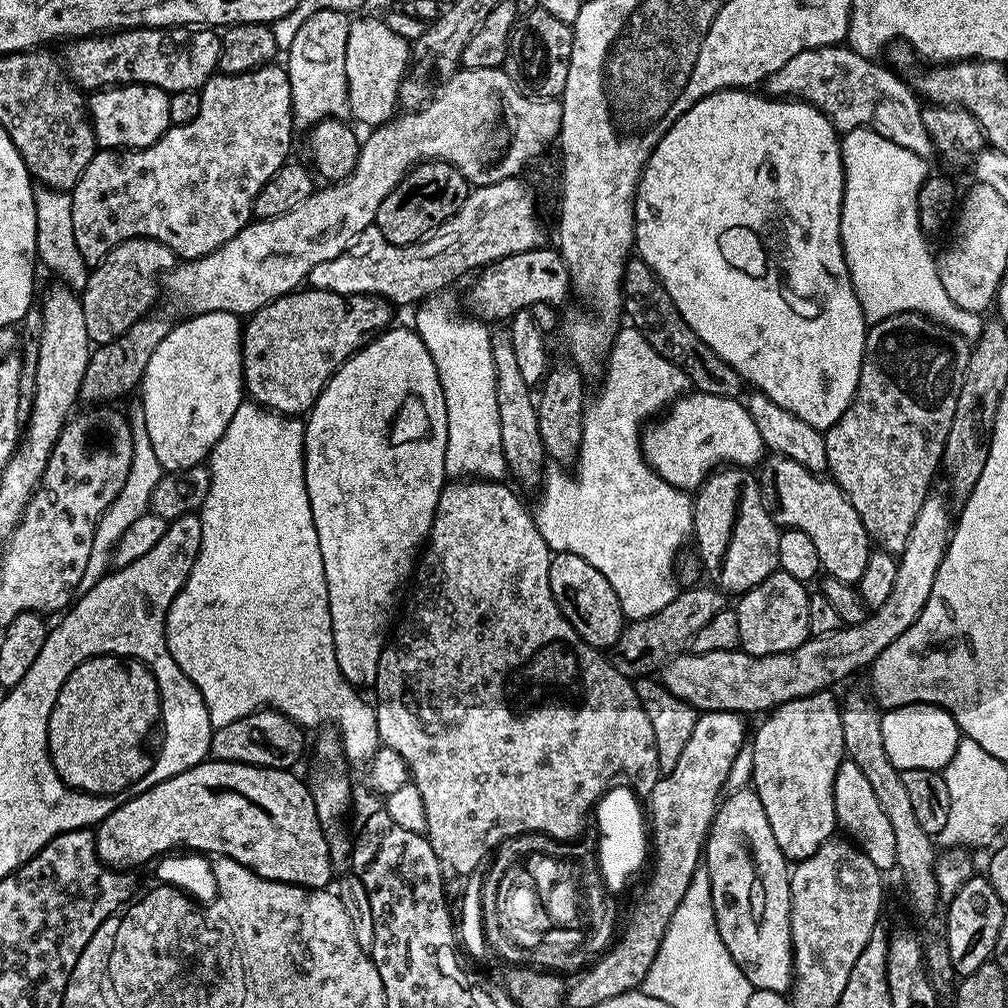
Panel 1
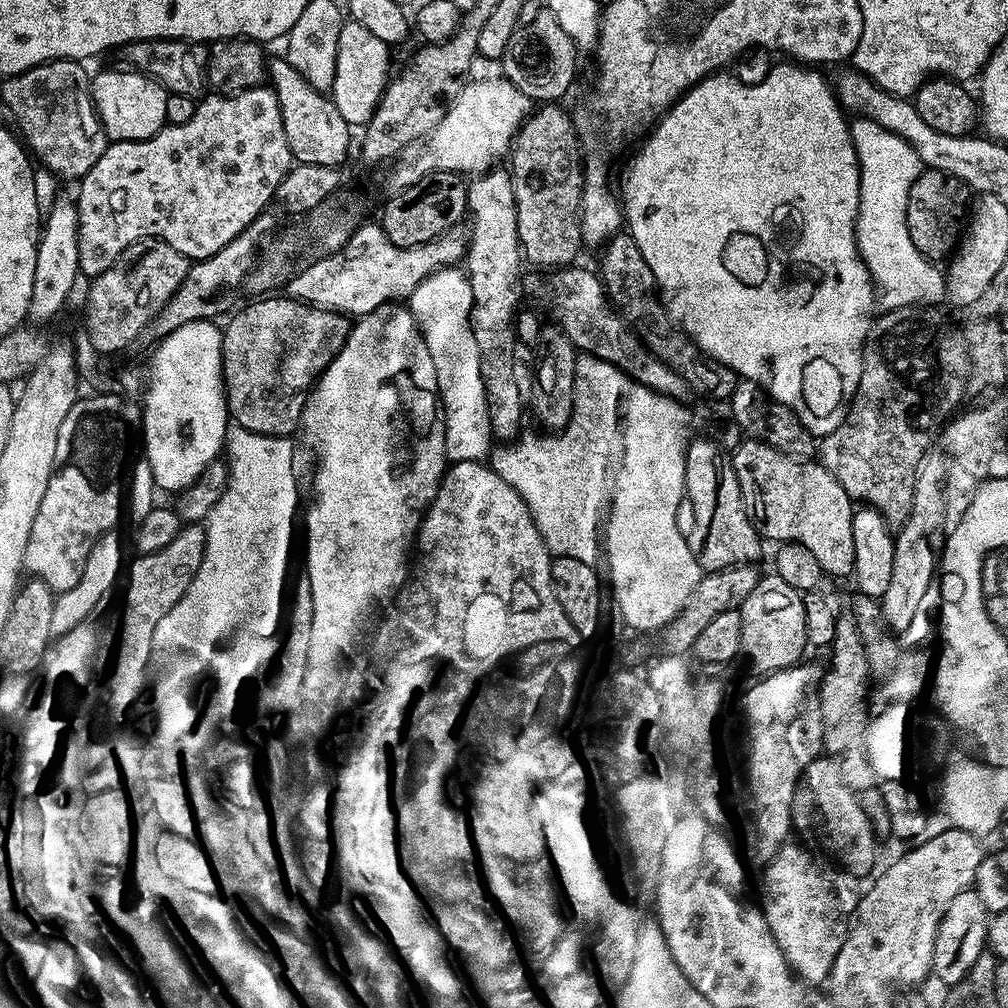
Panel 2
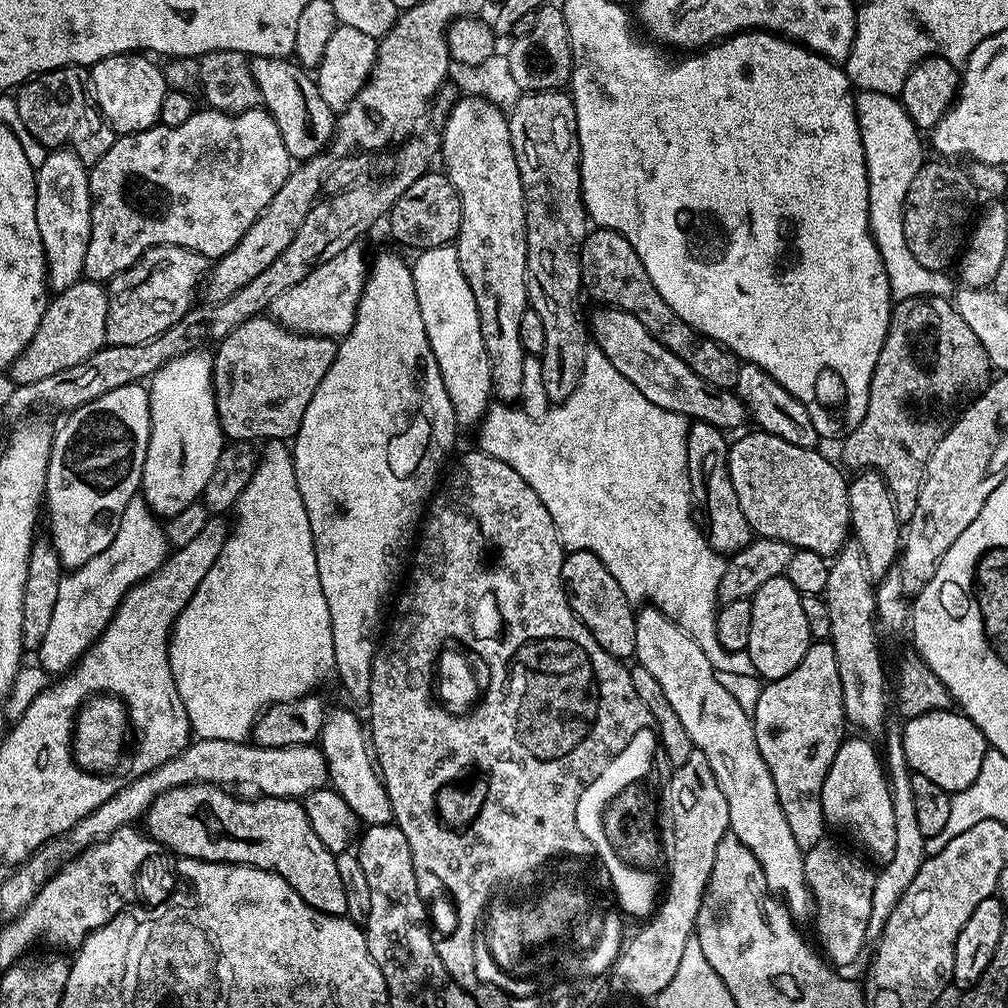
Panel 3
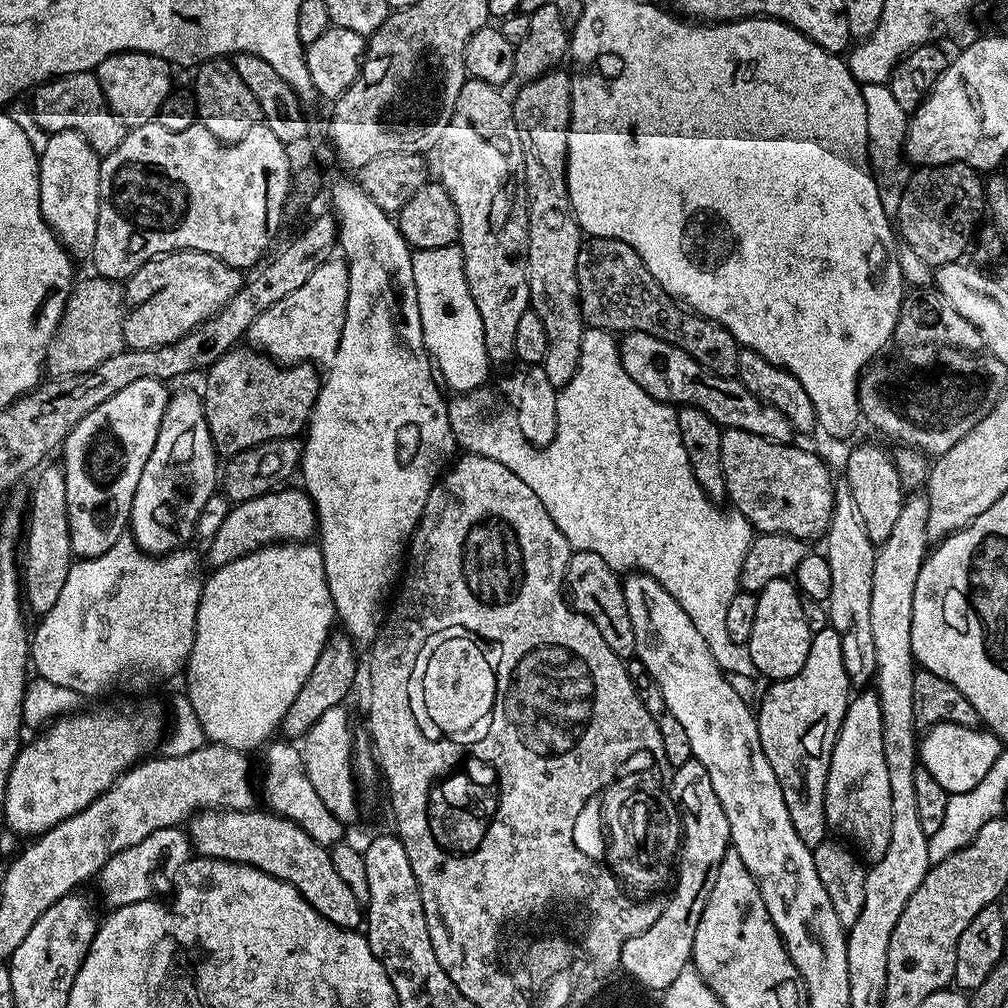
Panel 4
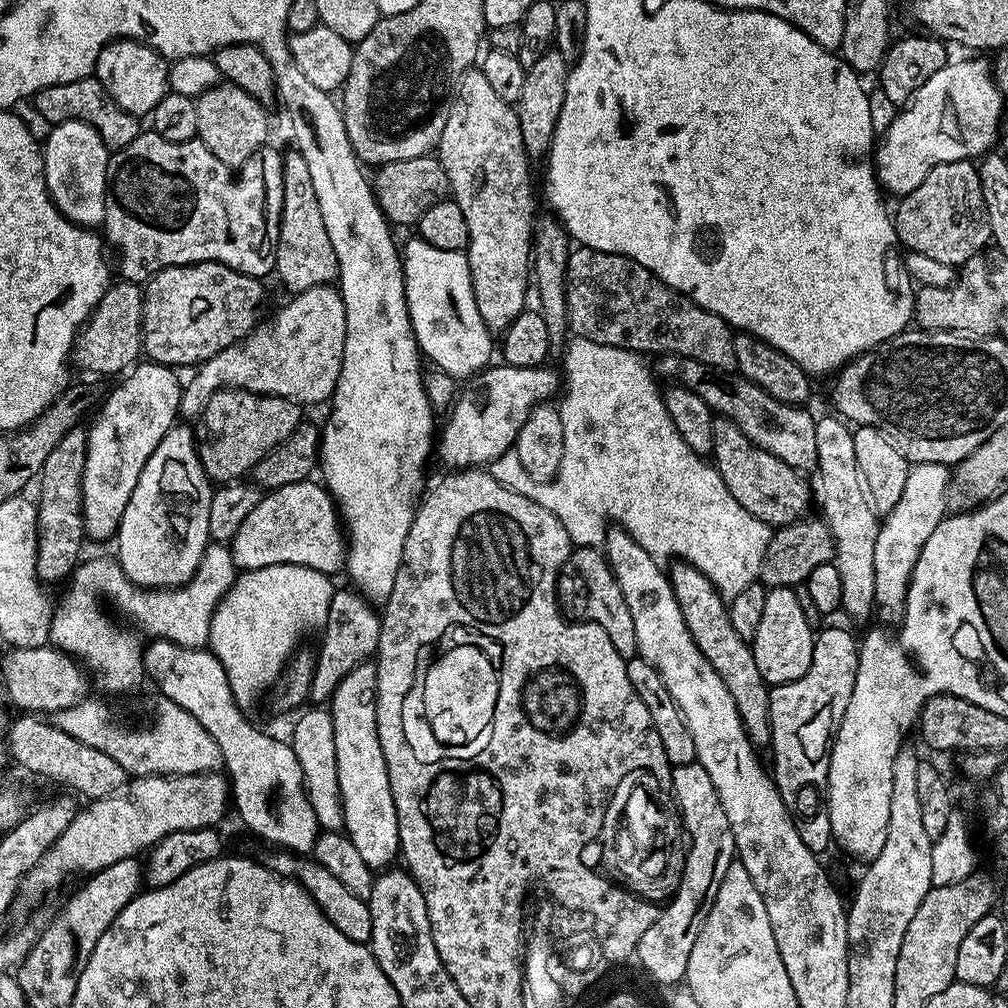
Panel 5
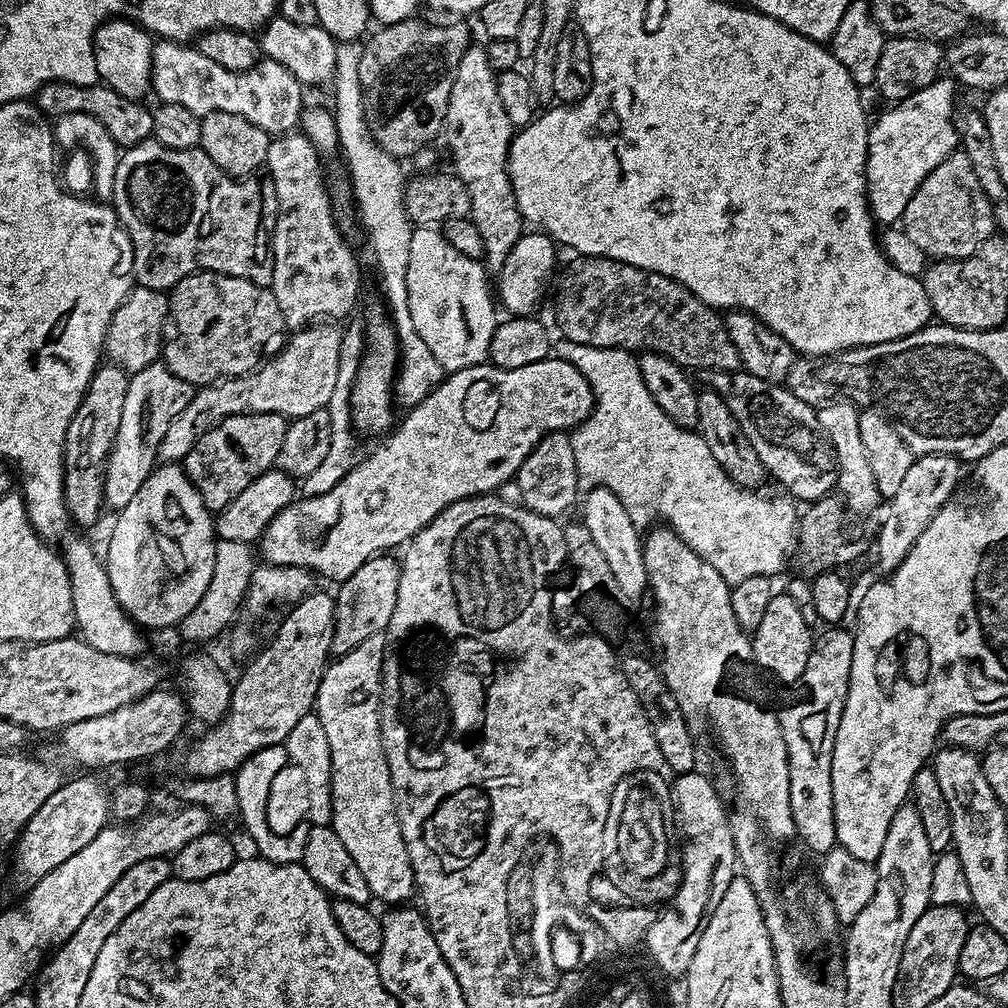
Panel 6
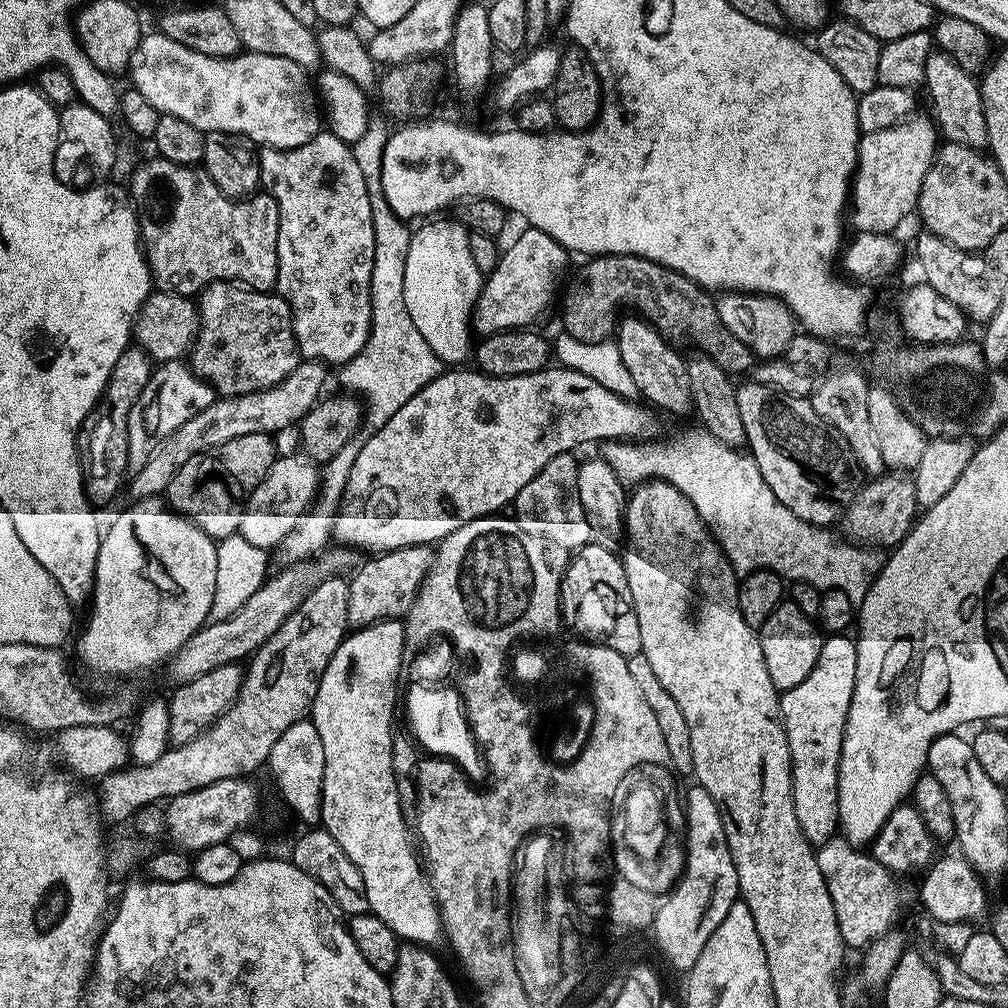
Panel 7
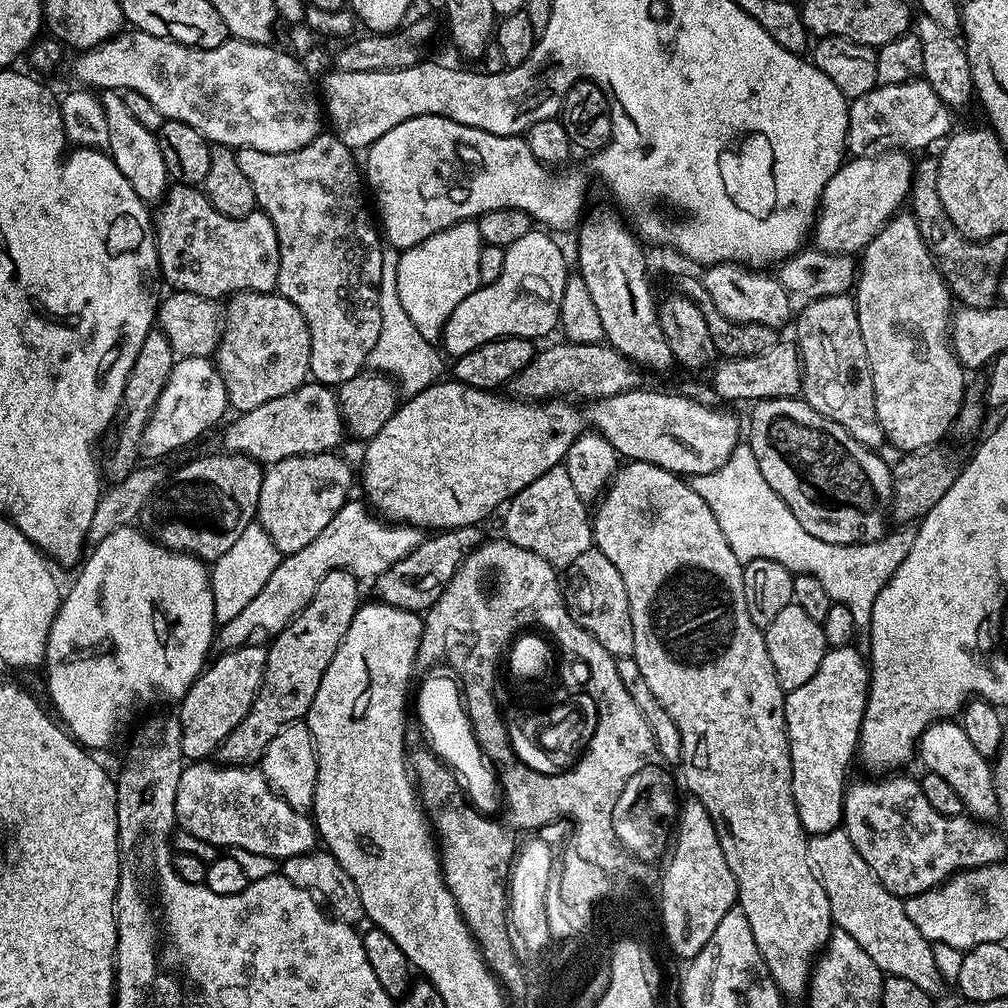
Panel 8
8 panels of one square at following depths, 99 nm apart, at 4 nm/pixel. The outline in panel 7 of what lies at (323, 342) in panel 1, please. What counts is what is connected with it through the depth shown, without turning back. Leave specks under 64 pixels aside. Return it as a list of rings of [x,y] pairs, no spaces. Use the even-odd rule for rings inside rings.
[[[267,432],[242,434],[242,438],[230,438],[222,446],[214,446],[202,454],[194,454],[178,474],[169,482],[166,500],[172,511],[194,521],[207,536],[219,542],[240,531],[245,501],[266,478],[278,458],[276,444]]]

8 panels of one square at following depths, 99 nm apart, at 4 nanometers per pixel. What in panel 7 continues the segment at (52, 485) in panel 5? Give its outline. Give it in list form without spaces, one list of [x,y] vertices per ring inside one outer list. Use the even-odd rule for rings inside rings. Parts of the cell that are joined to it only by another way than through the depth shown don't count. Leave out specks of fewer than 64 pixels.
[[[129,346],[122,358],[114,362],[108,385],[80,428],[76,446],[80,449],[80,469],[84,472],[84,493],[88,496],[89,504],[93,506],[110,503],[119,494],[120,487],[123,484],[125,487],[126,477],[129,475],[128,415],[134,402],[138,402],[138,394],[146,390],[146,382],[152,376],[153,367],[153,361],[149,360],[143,348]]]

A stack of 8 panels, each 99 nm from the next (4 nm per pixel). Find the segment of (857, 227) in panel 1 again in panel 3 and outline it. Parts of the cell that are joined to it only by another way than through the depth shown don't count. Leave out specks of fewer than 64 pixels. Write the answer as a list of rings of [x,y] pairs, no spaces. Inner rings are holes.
[[[877,92],[855,93],[858,130],[862,138],[864,165],[868,175],[868,229],[876,239],[882,262],[890,282],[890,290],[896,300],[919,296],[951,297],[954,292],[948,272],[926,270],[918,258],[910,254],[904,229],[904,203],[914,174],[926,163],[924,148],[920,145],[921,129],[906,114],[897,97]]]

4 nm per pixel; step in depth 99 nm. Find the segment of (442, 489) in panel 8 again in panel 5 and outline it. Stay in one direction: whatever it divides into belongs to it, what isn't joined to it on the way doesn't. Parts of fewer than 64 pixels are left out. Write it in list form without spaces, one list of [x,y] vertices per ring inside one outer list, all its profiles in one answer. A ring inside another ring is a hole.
[[[501,363],[500,368],[489,366],[476,373],[467,381],[464,389],[459,389],[458,395],[450,405],[447,413],[448,421],[443,421],[438,432],[438,460],[452,470],[463,470],[473,466],[488,466],[502,454],[506,454],[515,445],[519,431],[533,408],[539,404],[551,401],[561,391],[562,376],[559,371],[551,372],[548,366],[539,368],[515,368]],[[309,478],[273,488],[261,495],[258,506],[246,514],[230,542],[234,566],[240,572],[262,570],[262,566],[310,566],[310,570],[336,574],[346,564],[346,536],[338,509],[323,483]]]

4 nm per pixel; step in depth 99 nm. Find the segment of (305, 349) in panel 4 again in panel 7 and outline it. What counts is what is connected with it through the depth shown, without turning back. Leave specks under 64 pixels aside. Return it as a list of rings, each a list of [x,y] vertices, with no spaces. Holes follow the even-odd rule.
[[[304,360],[285,380],[266,390],[241,396],[217,398],[213,404],[206,406],[206,410],[202,410],[202,414],[194,414],[194,418],[190,418],[190,422],[182,422],[182,426],[178,426],[178,430],[174,430],[174,434],[170,434],[170,438],[158,442],[158,446],[155,448],[154,454],[150,454],[146,466],[142,466],[142,470],[138,470],[131,477],[130,488],[132,484],[133,497],[159,497],[167,489],[174,474],[178,474],[178,470],[182,470],[182,466],[186,466],[186,462],[190,462],[190,458],[194,458],[194,454],[202,454],[214,446],[222,446],[222,442],[230,442],[230,438],[242,438],[242,434],[258,434],[259,432],[277,434],[276,432],[290,427],[292,423],[293,427],[297,422],[303,420],[306,413],[316,405],[316,401],[321,399],[322,393],[325,391],[325,389],[323,390],[324,372],[326,372],[325,365],[314,360]]]

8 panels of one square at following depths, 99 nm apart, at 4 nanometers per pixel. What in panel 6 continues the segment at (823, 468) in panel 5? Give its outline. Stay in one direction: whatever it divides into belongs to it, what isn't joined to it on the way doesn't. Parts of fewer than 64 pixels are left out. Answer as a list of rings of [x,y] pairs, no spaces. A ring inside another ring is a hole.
[[[837,398],[816,408],[818,422],[822,422],[822,430],[828,436],[836,452],[836,488],[844,507],[849,513],[872,512],[882,503],[878,490],[878,482],[874,482],[874,470],[870,467],[870,458],[866,458],[866,445],[862,443],[862,430],[858,430],[858,418],[861,409],[855,404]]]

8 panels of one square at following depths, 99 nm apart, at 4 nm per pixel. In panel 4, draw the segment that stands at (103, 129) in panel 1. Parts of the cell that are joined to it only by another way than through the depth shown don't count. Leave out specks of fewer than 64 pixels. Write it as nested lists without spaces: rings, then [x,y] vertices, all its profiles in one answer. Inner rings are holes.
[[[119,52],[102,61],[94,71],[108,109],[129,129],[154,120],[162,102],[166,102],[166,94],[170,94],[174,87],[173,65],[160,56],[145,52]]]

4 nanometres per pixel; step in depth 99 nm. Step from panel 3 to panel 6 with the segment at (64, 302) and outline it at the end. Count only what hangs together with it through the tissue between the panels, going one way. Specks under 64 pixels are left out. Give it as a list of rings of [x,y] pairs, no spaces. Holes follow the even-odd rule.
[[[133,287],[110,318],[110,326],[106,330],[104,339],[103,355],[111,363],[120,365],[129,374],[157,363],[161,359],[166,339],[164,324],[166,328],[169,320],[170,309],[168,296],[165,293],[153,288]]]

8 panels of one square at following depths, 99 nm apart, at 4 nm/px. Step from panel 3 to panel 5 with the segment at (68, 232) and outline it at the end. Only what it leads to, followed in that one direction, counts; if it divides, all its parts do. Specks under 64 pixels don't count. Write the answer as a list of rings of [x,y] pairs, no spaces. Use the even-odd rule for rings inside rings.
[[[62,122],[51,131],[48,141],[42,144],[48,196],[70,222],[82,228],[99,229],[106,218],[106,170],[110,149],[102,142],[98,130],[86,122]]]

